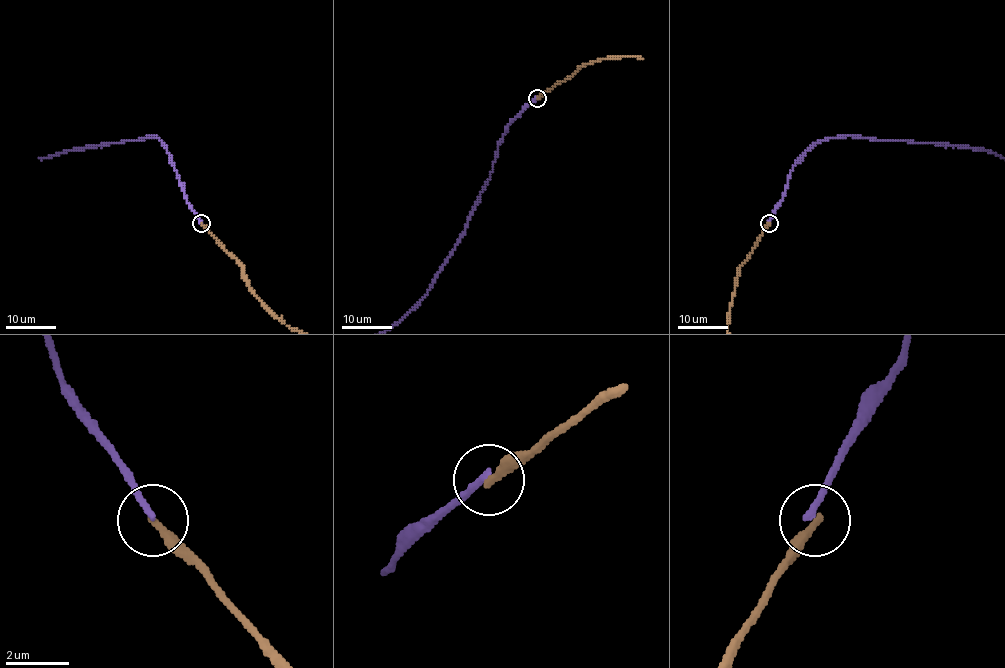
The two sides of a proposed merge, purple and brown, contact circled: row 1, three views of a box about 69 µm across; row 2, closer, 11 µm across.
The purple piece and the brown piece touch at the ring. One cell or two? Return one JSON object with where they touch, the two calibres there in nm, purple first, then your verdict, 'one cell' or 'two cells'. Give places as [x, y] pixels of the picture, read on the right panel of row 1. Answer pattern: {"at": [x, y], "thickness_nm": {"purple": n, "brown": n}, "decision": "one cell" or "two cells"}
{"at": [769, 223], "thickness_nm": {"purple": 200, "brown": 280}, "decision": "two cells"}

